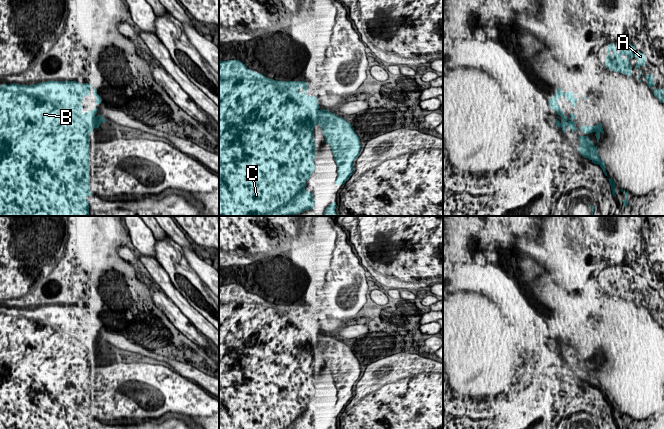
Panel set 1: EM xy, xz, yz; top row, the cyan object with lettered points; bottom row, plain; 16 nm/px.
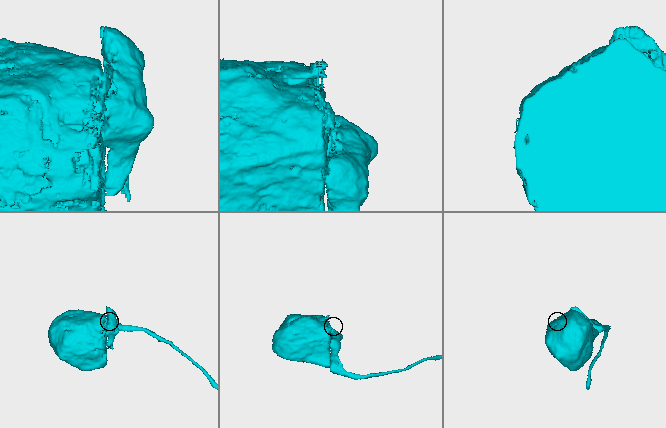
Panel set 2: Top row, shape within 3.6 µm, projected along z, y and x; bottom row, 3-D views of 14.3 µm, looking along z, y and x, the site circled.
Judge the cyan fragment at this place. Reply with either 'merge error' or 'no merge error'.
no merge error

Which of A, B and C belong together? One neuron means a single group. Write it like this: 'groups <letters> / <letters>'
groups A B C

